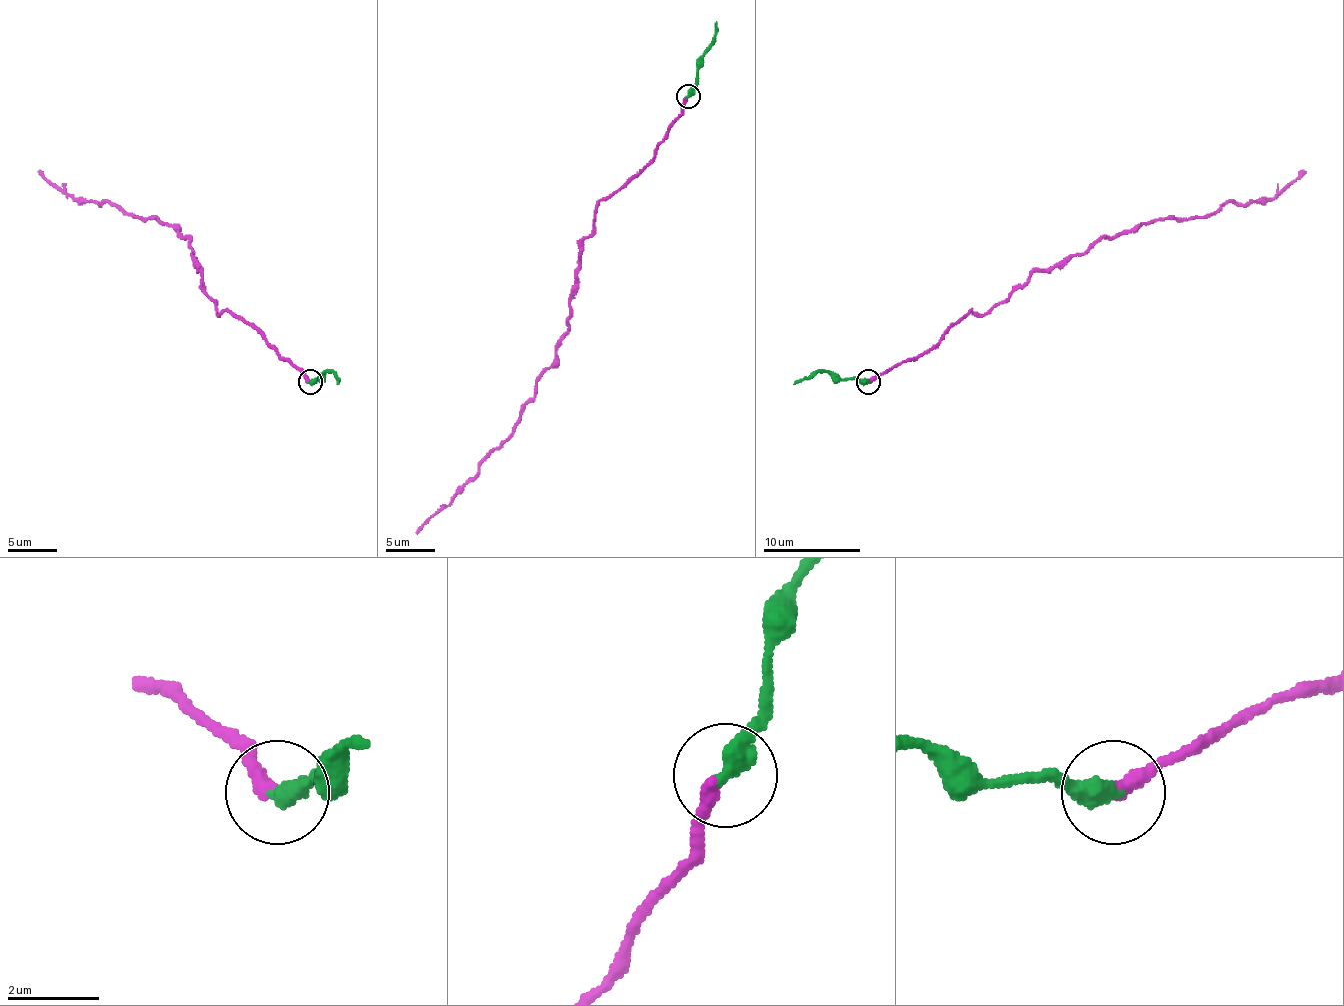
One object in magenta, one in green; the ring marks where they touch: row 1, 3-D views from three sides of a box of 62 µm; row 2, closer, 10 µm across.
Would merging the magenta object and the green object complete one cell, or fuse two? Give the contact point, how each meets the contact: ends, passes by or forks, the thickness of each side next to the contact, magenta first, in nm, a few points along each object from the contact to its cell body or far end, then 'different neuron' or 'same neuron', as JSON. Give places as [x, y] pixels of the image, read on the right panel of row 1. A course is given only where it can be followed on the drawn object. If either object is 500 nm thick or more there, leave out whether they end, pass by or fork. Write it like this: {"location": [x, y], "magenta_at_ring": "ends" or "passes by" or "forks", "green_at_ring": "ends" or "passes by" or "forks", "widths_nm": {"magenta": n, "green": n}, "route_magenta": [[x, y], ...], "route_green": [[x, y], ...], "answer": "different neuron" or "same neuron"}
{"location": [868, 381], "magenta_at_ring": "ends", "green_at_ring": "ends", "widths_nm": {"magenta": 320, "green": 460}, "route_magenta": [[869, 380], [1098, 240], [1272, 201], [1306, 172]], "route_green": [[869, 382], [834, 380], [827, 372], [817, 372], [793, 384]], "answer": "different neuron"}

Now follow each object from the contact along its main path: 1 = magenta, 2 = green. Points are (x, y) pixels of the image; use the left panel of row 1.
1: (309, 380), (229, 311), (219, 314), (187, 238), (109, 201), (75, 201), (38, 172)
2: (309, 382), (319, 380), (324, 372), (331, 372), (339, 384)

